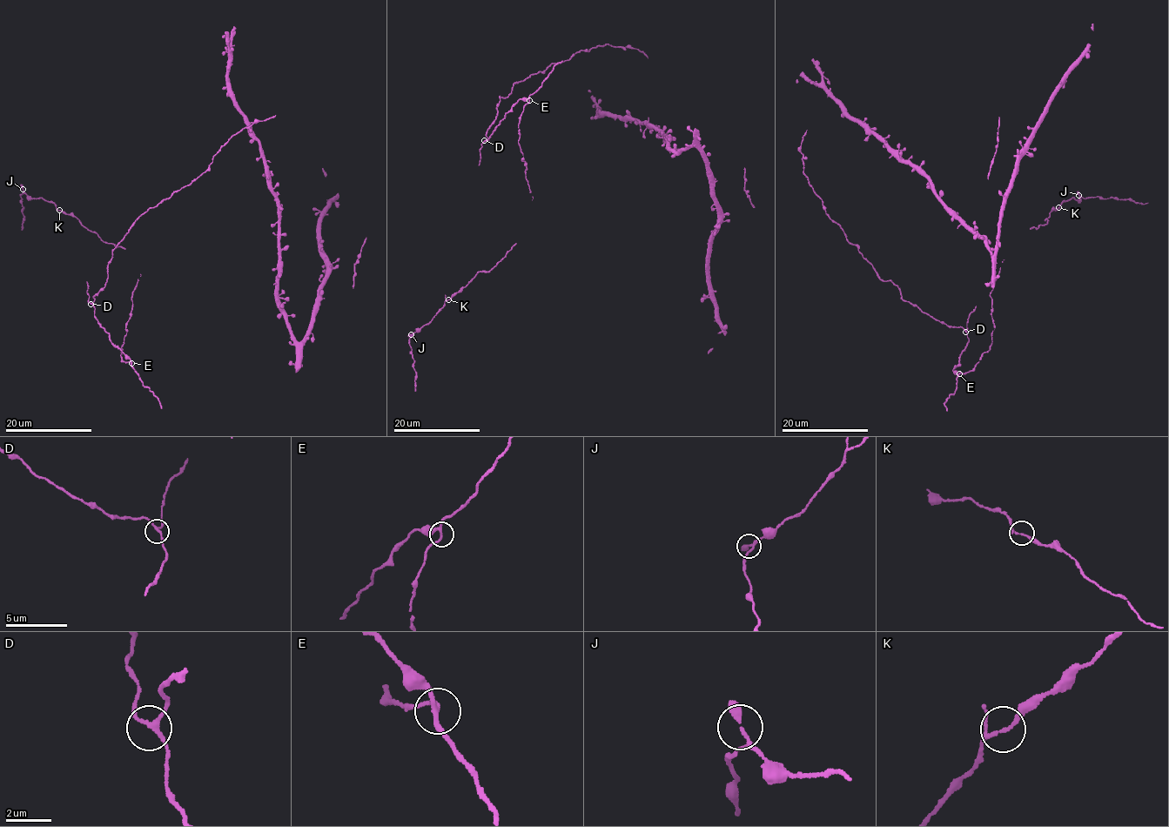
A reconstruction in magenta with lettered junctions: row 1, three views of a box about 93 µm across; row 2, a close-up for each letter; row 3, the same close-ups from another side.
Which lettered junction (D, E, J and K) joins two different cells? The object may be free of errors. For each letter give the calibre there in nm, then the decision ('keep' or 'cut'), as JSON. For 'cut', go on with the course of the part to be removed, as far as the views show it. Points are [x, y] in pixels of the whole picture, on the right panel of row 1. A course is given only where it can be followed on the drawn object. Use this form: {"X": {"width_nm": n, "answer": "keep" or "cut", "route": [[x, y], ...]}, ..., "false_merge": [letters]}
{"D": {"width_nm": 170, "answer": "keep"}, "E": {"width_nm": 170, "answer": "keep"}, "J": {"width_nm": 200, "answer": "keep"}, "K": {"width_nm": 120, "answer": "keep"}, "false_merge": []}

